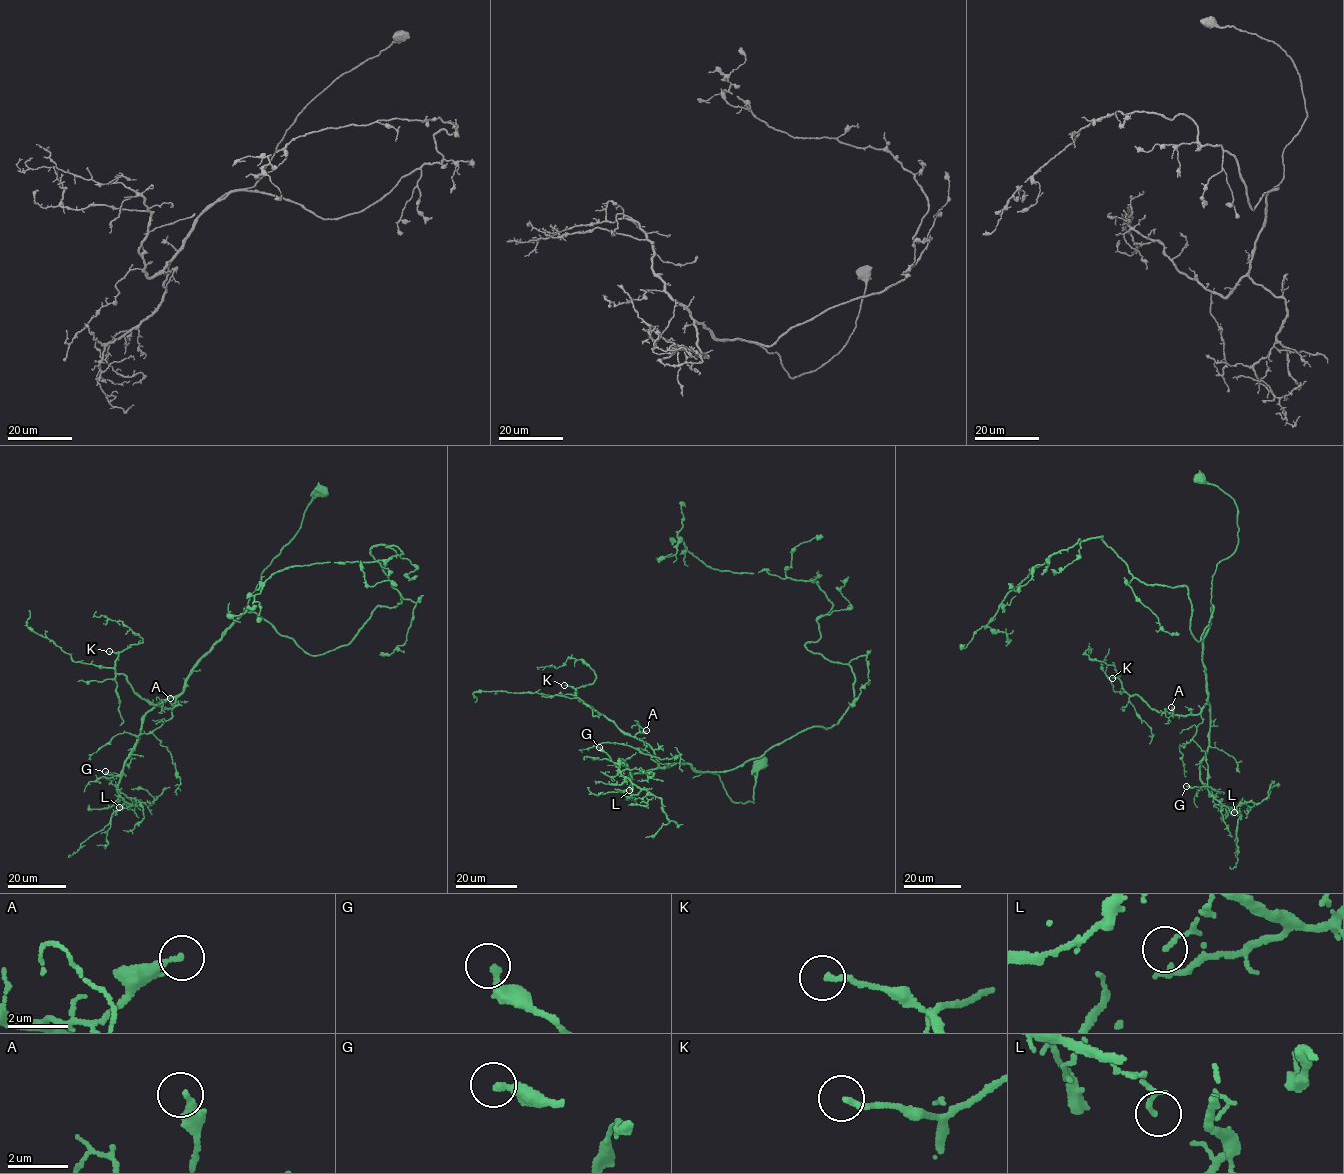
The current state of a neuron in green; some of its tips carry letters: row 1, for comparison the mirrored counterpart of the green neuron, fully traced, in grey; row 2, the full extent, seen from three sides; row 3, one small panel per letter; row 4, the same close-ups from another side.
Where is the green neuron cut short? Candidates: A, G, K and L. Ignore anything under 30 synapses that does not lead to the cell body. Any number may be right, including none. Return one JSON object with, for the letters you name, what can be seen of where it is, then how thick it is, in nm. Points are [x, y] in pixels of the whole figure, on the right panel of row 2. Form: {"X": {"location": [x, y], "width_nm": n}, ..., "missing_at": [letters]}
{"missing_at": []}

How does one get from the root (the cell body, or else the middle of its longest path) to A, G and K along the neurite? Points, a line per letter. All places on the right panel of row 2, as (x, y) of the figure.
A: (1198, 479), (1233, 499), (1238, 539), (1212, 576), (1201, 654), (1206, 705), (1182, 716), (1171, 707)
G: (1198, 479), (1233, 499), (1239, 529), (1236, 549), (1212, 576), (1201, 654), (1210, 723), (1204, 785), (1186, 786)
K: (1198, 479), (1233, 499), (1239, 529), (1236, 549), (1212, 576), (1206, 705), (1195, 715), (1160, 712), (1112, 678)

